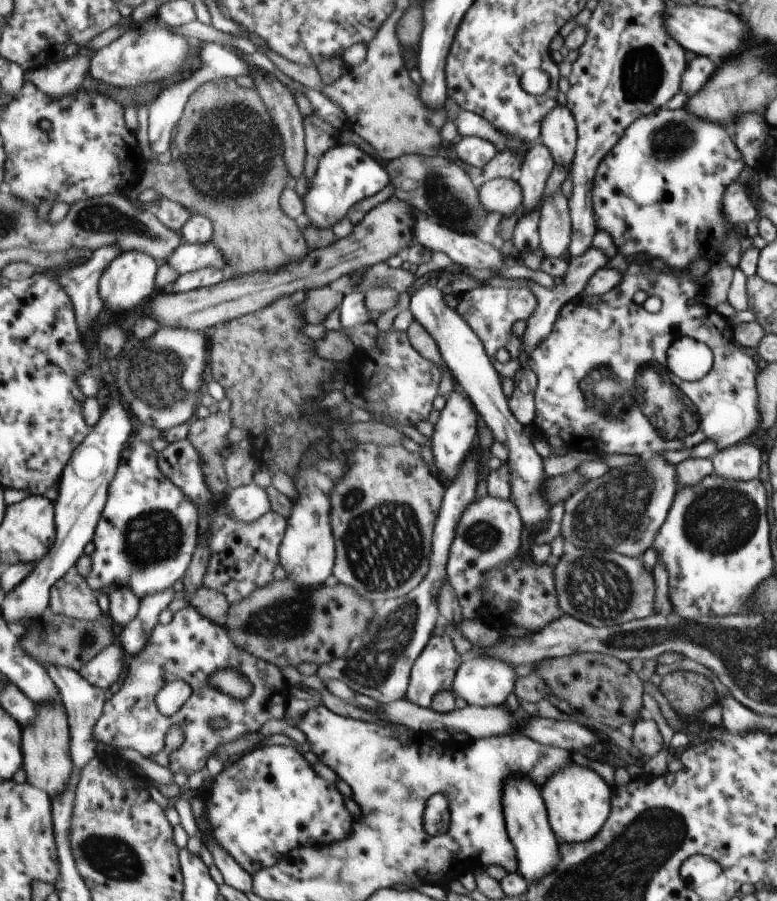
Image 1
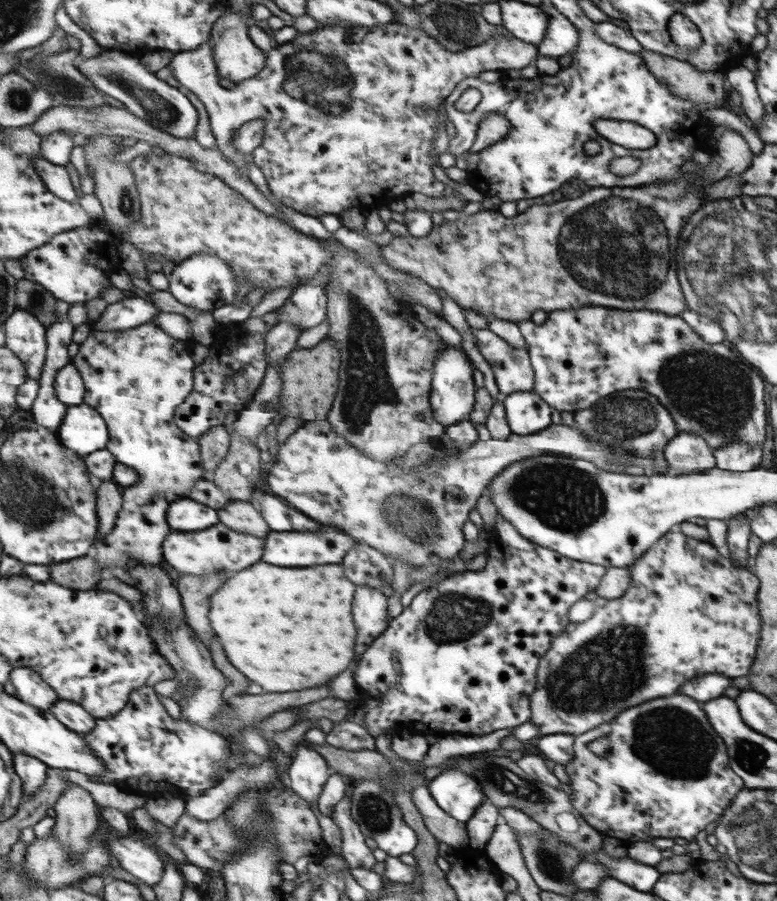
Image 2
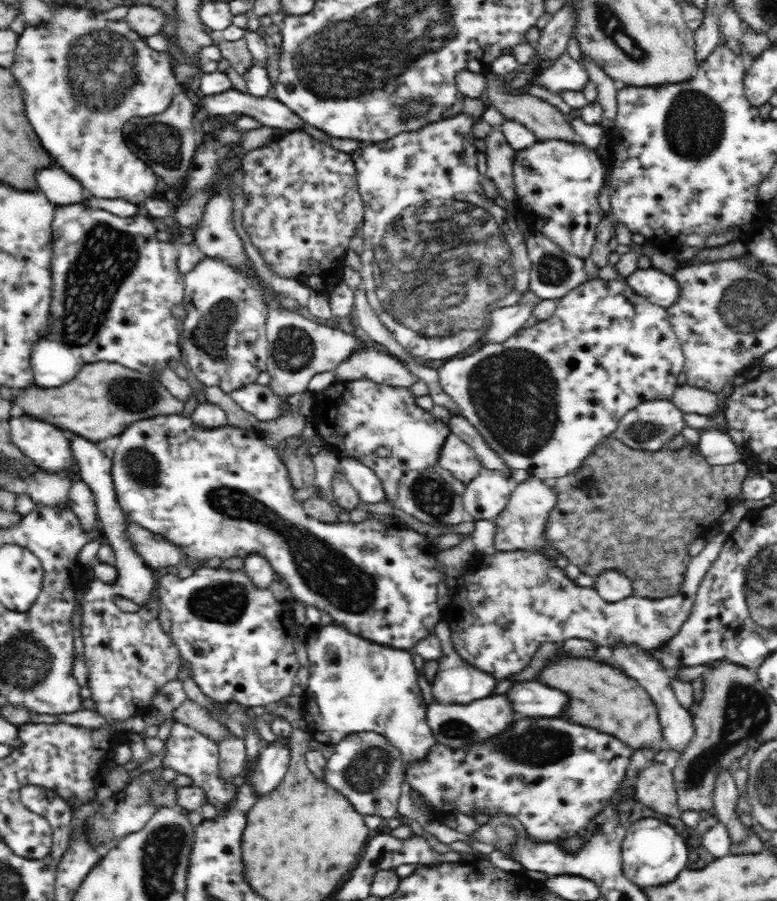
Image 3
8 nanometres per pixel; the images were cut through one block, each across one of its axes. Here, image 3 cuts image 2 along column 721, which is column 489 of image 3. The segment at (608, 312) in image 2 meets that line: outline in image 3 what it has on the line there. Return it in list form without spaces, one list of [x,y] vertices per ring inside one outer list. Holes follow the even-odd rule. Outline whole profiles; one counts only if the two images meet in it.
[[[594,279],[594,282],[584,282],[578,288],[573,288],[566,296],[557,300],[556,312],[548,320],[542,320],[529,329],[521,329],[518,334],[508,338],[504,343],[489,343],[488,346],[481,346],[472,356],[466,358],[452,358],[448,364],[444,364],[440,372],[440,384],[460,414],[472,423],[488,446],[498,453],[508,465],[514,470],[524,470],[531,477],[540,481],[553,483],[554,480],[567,476],[576,471],[584,459],[595,450],[596,445],[604,438],[610,437],[619,426],[620,419],[636,406],[650,400],[671,400],[675,388],[677,376],[683,372],[685,356],[682,351],[677,335],[668,318],[665,308],[652,304],[648,299],[640,296],[627,281],[614,282],[614,280]]]

